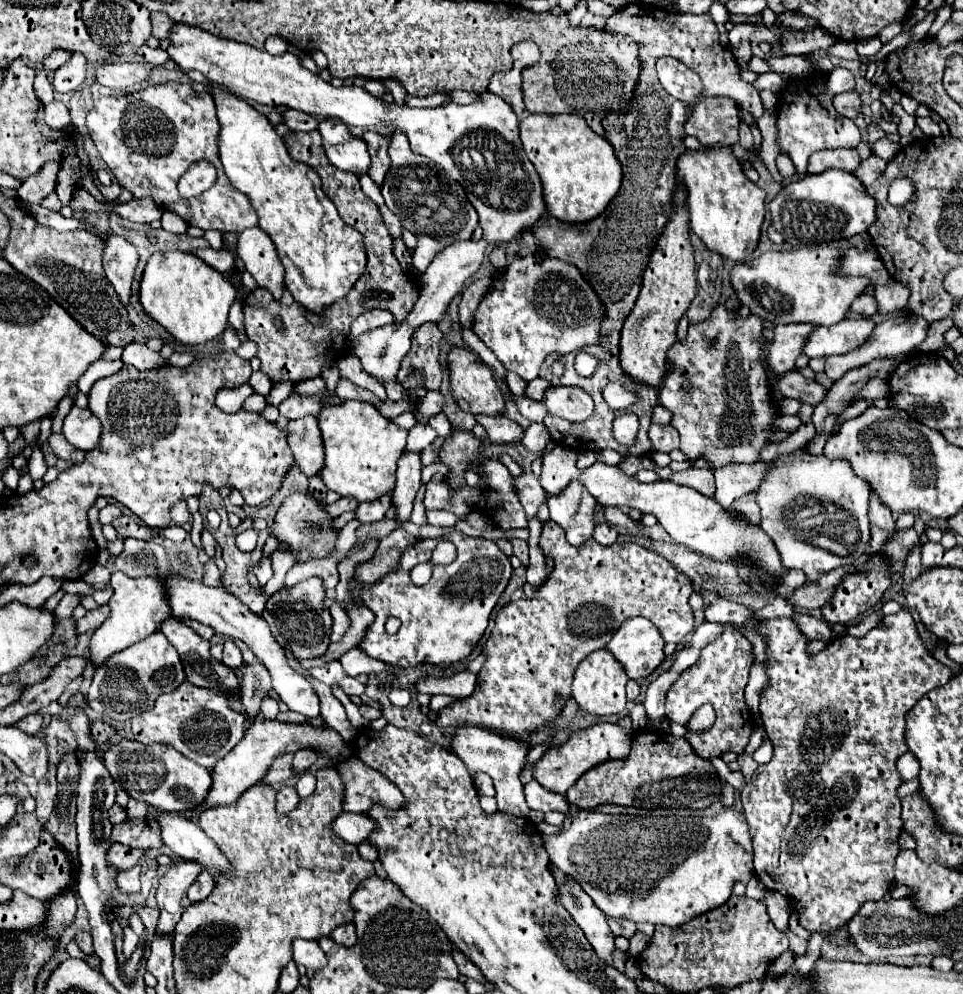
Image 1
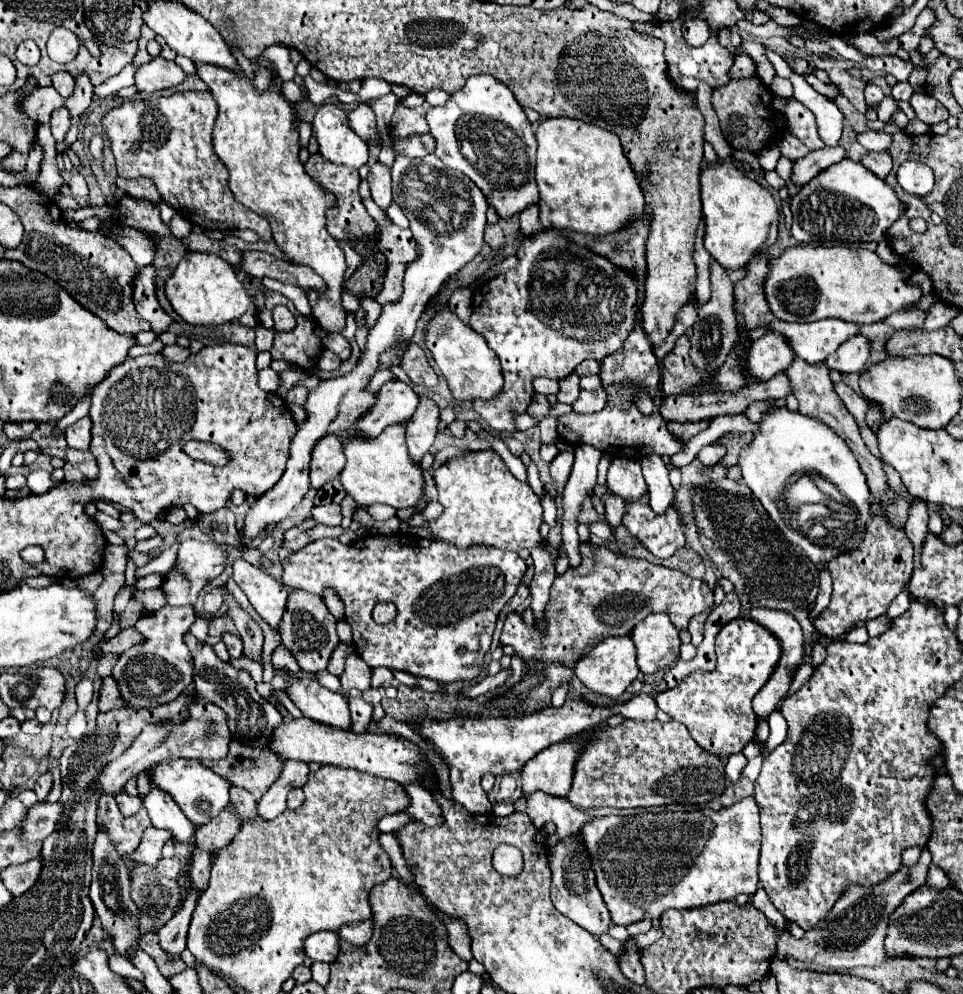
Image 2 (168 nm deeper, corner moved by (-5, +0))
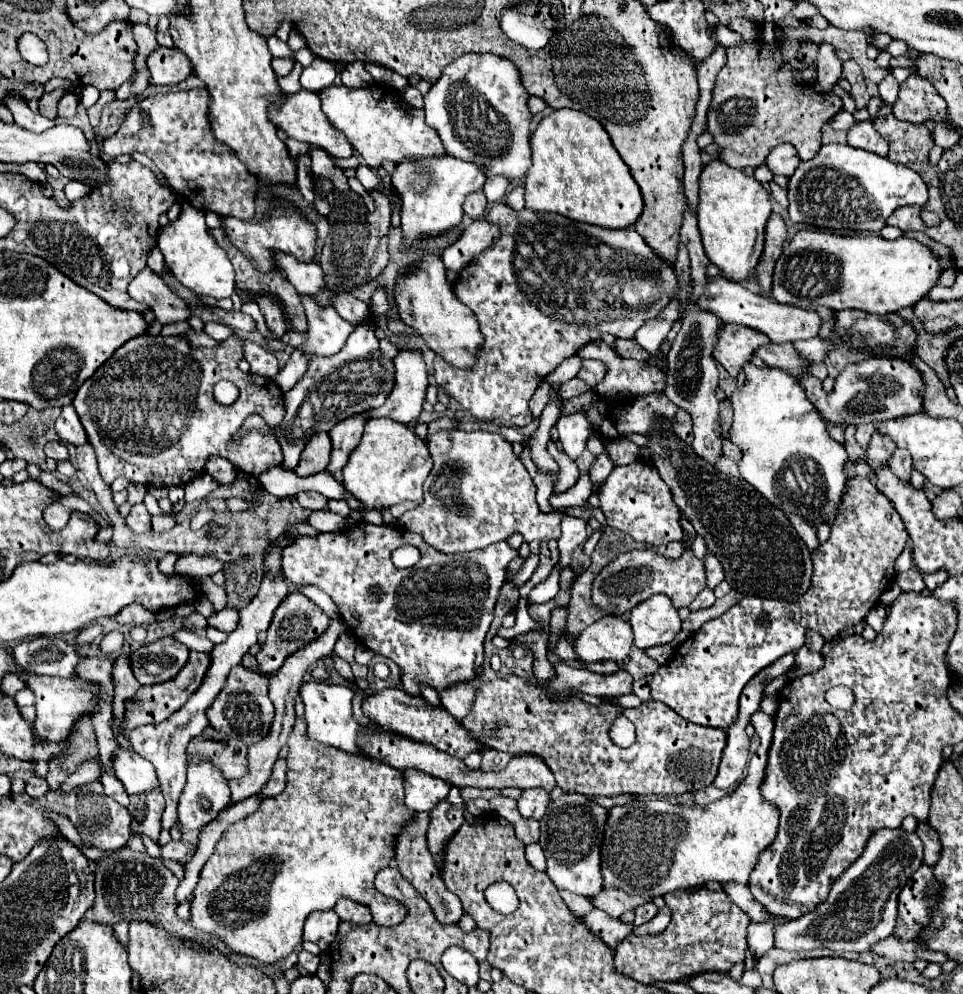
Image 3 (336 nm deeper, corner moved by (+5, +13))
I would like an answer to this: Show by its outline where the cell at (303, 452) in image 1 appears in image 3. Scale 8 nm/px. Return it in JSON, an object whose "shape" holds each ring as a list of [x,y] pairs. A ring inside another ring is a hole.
{"shape":[[[318,432],[318,436],[312,436],[306,444],[300,464],[296,468],[298,476],[312,476],[316,472],[326,470],[330,462],[330,436],[328,432]]]}

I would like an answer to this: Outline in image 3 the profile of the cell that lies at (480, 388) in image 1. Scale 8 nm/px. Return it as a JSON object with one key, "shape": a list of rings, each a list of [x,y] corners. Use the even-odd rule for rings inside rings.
{"shape":[[[426,256],[410,274],[404,274],[396,284],[394,298],[402,322],[416,330],[434,354],[442,356],[448,364],[454,364],[454,368],[474,366],[474,360],[482,350],[482,332],[474,314],[470,314],[470,308],[466,308],[452,292],[446,280],[446,266],[440,258]]]}

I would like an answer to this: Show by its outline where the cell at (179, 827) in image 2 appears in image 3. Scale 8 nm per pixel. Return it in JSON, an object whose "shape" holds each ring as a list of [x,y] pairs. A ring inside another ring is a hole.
{"shape":[[[116,750],[114,772],[128,794],[142,794],[154,788],[160,790],[158,776],[154,776],[154,766],[142,756],[138,756],[134,750]]]}

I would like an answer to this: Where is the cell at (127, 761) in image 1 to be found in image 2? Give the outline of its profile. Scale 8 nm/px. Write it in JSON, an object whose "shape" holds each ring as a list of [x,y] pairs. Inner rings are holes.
{"shape":[[[164,761],[164,763],[158,763],[152,769],[152,781],[156,781],[156,785],[160,785],[166,793],[172,795],[172,799],[176,799],[176,803],[180,805],[180,809],[192,821],[194,827],[200,827],[200,825],[208,823],[210,819],[218,817],[220,811],[230,803],[230,795],[228,795],[230,783],[198,761]]]}

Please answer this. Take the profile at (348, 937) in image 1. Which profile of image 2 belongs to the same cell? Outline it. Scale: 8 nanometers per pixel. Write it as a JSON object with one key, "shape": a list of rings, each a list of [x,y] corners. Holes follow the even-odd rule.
{"shape":[[[366,919],[366,921],[356,921],[356,923],[342,925],[340,931],[338,931],[338,935],[344,941],[350,941],[352,945],[364,945],[364,943],[370,941],[372,929],[374,929],[374,921],[372,919]]]}

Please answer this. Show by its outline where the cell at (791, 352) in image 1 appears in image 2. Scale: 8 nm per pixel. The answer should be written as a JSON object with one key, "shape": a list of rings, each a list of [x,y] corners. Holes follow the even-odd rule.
{"shape":[[[766,331],[760,339],[750,343],[744,357],[744,369],[750,377],[758,381],[768,381],[774,373],[784,371],[792,359],[794,353],[792,349],[788,349],[784,337]]]}

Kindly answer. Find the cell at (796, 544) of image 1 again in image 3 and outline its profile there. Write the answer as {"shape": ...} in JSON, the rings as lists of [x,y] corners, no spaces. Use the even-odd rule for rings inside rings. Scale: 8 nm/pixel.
{"shape":[[[746,364],[744,372],[746,384],[736,388],[730,398],[734,408],[734,420],[728,432],[730,440],[742,450],[742,458],[738,460],[740,476],[774,504],[778,470],[786,468],[786,464],[794,460],[794,456],[810,456],[826,476],[826,494],[822,494],[824,498],[816,498],[812,500],[812,504],[780,504],[780,508],[786,512],[786,516],[804,516],[816,528],[824,524],[818,520],[834,522],[840,512],[842,492],[846,490],[848,480],[844,470],[848,454],[844,446],[830,438],[826,422],[822,420],[822,416],[818,416],[814,404],[810,404],[804,388],[786,372],[780,372],[770,366],[756,368],[754,364]]]}

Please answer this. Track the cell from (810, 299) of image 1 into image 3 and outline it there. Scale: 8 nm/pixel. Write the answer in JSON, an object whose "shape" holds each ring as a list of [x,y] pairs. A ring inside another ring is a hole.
{"shape":[[[808,227],[796,232],[784,246],[772,274],[772,298],[798,308],[854,308],[884,316],[924,298],[926,292],[936,286],[940,272],[942,266],[938,258],[914,240],[884,240],[878,234],[836,236],[828,230]]]}

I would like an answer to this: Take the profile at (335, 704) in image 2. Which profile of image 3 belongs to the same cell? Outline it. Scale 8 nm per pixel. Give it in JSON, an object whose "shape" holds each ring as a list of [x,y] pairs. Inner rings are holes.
{"shape":[[[318,680],[302,682],[300,700],[304,702],[304,708],[306,708],[304,718],[308,722],[308,738],[328,746],[336,746],[350,754],[362,754],[356,744],[356,734],[362,726],[352,718],[352,698],[354,698],[354,692],[340,684],[328,684]]]}

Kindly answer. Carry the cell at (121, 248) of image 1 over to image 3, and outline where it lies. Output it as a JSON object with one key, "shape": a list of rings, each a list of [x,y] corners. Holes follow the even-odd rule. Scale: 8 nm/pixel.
{"shape":[[[148,266],[130,282],[128,294],[138,302],[148,304],[160,324],[188,318],[188,306],[184,304],[184,300],[178,298]]]}

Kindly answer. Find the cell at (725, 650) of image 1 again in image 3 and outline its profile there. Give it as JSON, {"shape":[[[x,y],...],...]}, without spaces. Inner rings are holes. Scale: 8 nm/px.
{"shape":[[[856,476],[848,480],[846,492],[842,496],[840,514],[832,524],[830,538],[820,544],[818,550],[812,554],[814,576],[808,592],[794,604],[770,598],[744,598],[722,616],[708,620],[696,634],[692,634],[684,644],[676,648],[670,664],[658,668],[650,684],[652,698],[664,702],[678,716],[692,724],[726,730],[738,720],[738,698],[748,680],[752,680],[762,668],[766,668],[780,656],[796,652],[804,644],[804,632],[808,628],[820,632],[826,640],[834,640],[848,626],[858,624],[866,618],[868,610],[878,604],[878,598],[894,576],[894,562],[906,548],[906,542],[906,528],[890,500],[886,500],[886,496],[882,496],[882,492],[878,492],[878,488],[868,478]]]}

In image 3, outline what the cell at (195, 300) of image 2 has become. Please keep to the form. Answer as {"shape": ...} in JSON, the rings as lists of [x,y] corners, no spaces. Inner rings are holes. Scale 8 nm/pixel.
{"shape":[[[182,202],[182,212],[176,222],[158,230],[158,248],[162,250],[164,262],[172,270],[176,280],[182,286],[190,288],[194,294],[212,296],[212,298],[230,298],[232,292],[236,290],[234,268],[226,252],[206,232],[204,212],[196,210],[190,202]],[[202,290],[210,290],[210,294]]]}

